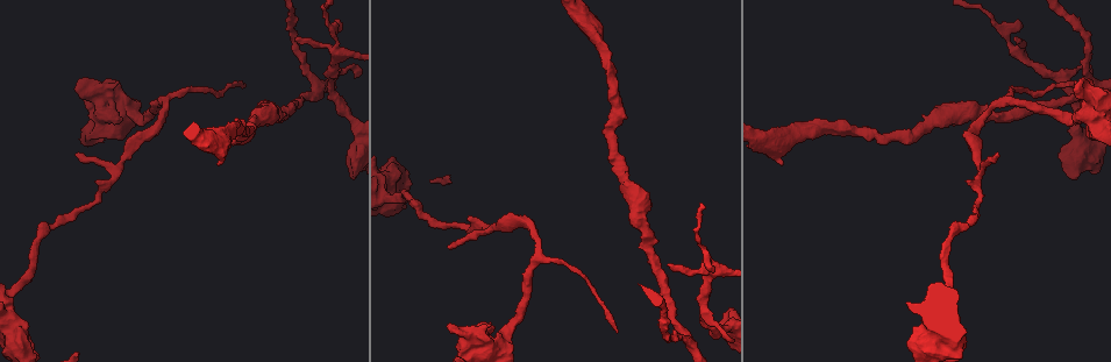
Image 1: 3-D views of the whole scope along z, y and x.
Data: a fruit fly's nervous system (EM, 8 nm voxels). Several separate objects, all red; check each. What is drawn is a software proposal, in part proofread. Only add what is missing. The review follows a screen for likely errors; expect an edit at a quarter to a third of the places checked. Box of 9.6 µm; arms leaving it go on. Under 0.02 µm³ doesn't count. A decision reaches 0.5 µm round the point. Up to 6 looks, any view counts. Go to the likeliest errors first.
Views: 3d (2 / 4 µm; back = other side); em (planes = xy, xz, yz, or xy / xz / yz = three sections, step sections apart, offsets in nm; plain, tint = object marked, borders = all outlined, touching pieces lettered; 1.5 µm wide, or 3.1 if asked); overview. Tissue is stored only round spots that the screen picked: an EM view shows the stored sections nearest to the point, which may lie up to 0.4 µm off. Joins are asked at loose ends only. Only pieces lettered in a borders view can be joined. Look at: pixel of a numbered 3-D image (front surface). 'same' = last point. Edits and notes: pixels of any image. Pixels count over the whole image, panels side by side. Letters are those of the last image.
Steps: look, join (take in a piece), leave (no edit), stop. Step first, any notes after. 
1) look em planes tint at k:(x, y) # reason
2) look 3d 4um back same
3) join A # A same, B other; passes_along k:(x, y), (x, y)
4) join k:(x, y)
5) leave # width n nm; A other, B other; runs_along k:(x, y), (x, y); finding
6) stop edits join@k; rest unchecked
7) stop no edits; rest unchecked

look 3d 4um at 1:(781, 164) # branch stops here

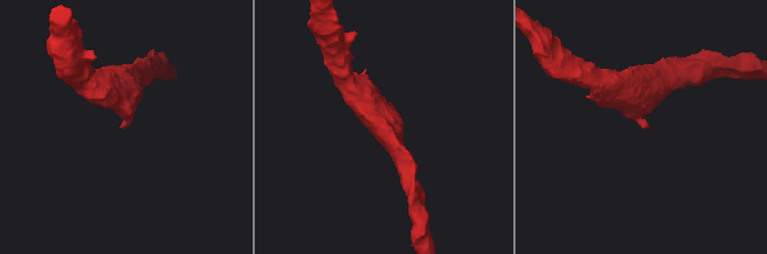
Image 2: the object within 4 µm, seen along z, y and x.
look em planes tint at 2:(647, 126) # need the tissue

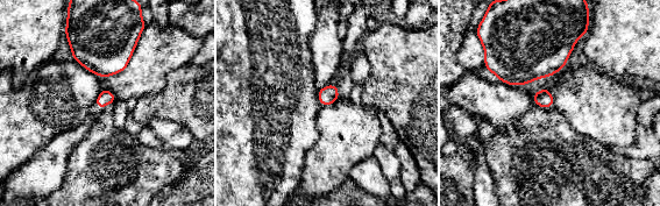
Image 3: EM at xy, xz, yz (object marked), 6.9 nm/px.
look em planes borders same

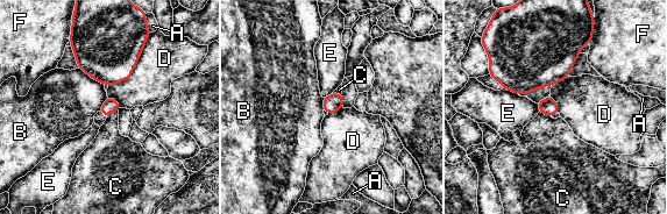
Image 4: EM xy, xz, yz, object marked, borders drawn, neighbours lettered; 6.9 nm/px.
leave # A other, B other, C other, D other, E other, F other; border 4:(147, 40), (134, 71), (108, 86); no lettered piece goes on from it

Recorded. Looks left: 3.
look em planes plain at 1:(997, 151) # branch stops here

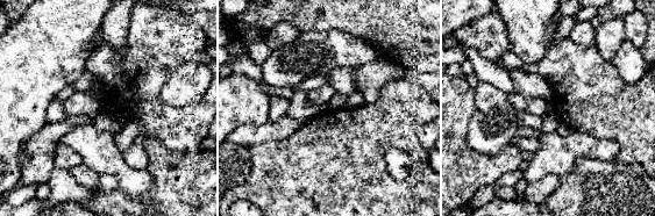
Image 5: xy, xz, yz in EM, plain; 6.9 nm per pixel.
look em planes tint same

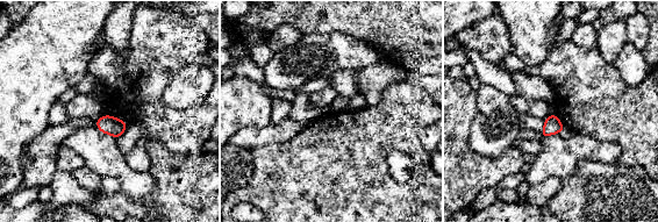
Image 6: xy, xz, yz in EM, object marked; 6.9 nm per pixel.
look em planes borders same # what lies round it

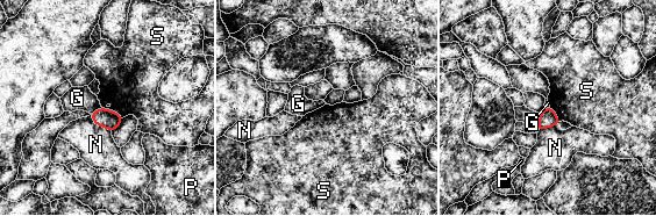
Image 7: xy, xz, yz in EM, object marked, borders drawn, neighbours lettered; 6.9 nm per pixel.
leave # G other, N other, P other, S other; border 7:(101, 106), (116, 112), (122, 117); none of them fits

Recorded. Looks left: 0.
stop no edits; rest unchecked

